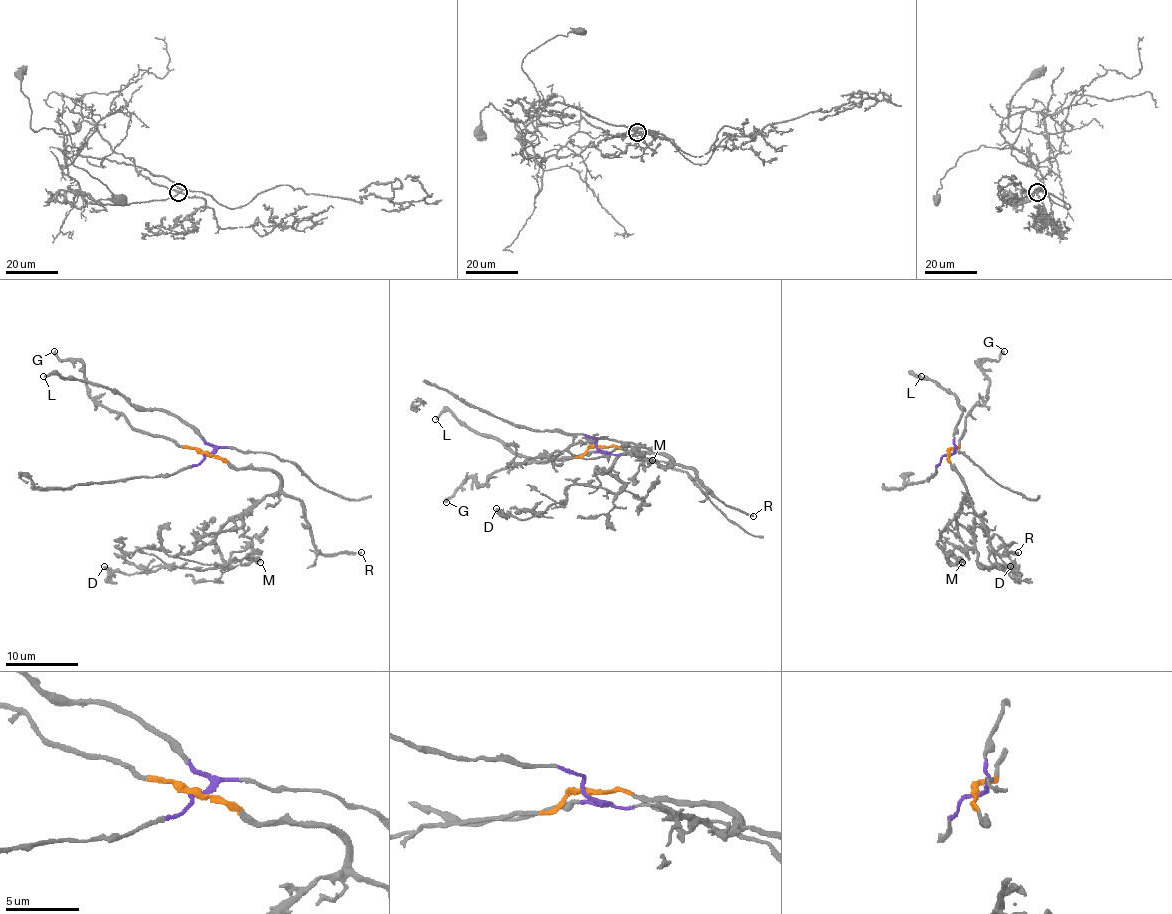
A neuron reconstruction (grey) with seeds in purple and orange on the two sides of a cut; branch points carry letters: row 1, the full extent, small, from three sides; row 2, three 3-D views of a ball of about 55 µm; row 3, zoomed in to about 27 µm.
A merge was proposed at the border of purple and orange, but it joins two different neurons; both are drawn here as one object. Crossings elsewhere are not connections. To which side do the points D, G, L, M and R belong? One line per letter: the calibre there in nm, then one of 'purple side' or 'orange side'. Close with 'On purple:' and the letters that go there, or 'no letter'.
D: 400 nm | orange side
G: 320 nm | orange side
L: 240 nm | purple side
M: 240 nm | orange side
R: 150 nm | orange side
On purple: L

